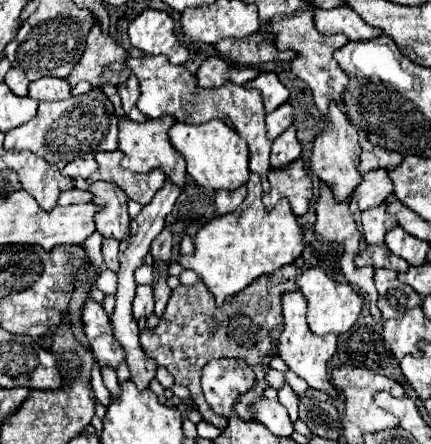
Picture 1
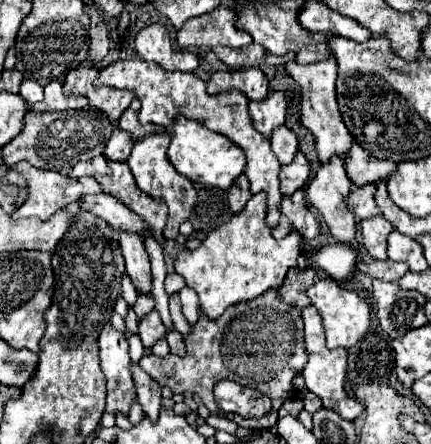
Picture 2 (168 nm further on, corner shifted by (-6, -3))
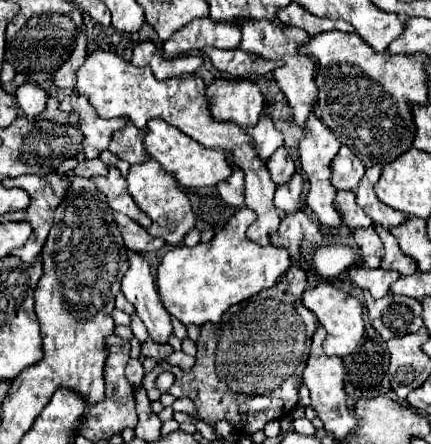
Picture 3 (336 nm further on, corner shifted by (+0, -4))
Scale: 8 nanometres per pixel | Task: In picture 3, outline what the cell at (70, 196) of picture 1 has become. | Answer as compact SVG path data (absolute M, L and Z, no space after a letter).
M112 212L112 214L114 214L116 224L118 224L120 232L122 232L124 244L126 244L130 250L142 254L142 252L156 252L156 250L160 250L160 248L164 246L164 240L162 240L162 238L150 236L140 224L132 222L128 216L116 214L116 212Z

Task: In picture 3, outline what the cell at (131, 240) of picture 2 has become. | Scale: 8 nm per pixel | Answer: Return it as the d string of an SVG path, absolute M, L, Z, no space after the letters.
M132 254L130 258L130 268L122 278L122 292L126 300L136 306L136 312L146 324L150 338L158 344L166 344L172 336L172 320L158 298L148 262L140 254Z

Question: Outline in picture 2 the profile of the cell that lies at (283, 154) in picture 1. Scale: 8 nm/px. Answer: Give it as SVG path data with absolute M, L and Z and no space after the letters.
M298 151L290 165L280 167L280 191L284 195L292 195L296 189L306 185L308 175L310 175L310 161L302 151Z

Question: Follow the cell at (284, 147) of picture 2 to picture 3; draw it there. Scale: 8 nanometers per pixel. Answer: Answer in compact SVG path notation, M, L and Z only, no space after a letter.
M284 146L278 148L278 150L270 156L270 160L266 162L266 166L268 166L268 170L270 170L270 176L272 176L274 184L278 184L278 186L286 184L288 178L292 178L292 174L296 172L294 160L290 158L290 154L288 154L288 150L286 150Z

